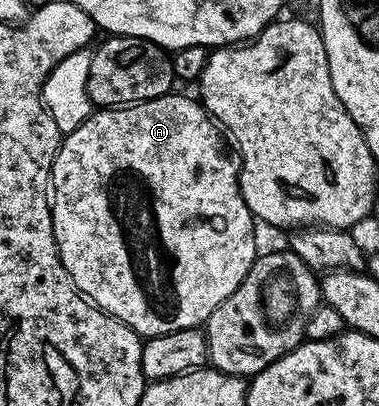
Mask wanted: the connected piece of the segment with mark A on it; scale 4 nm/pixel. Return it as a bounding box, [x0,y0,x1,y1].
[50,93,260,337]

